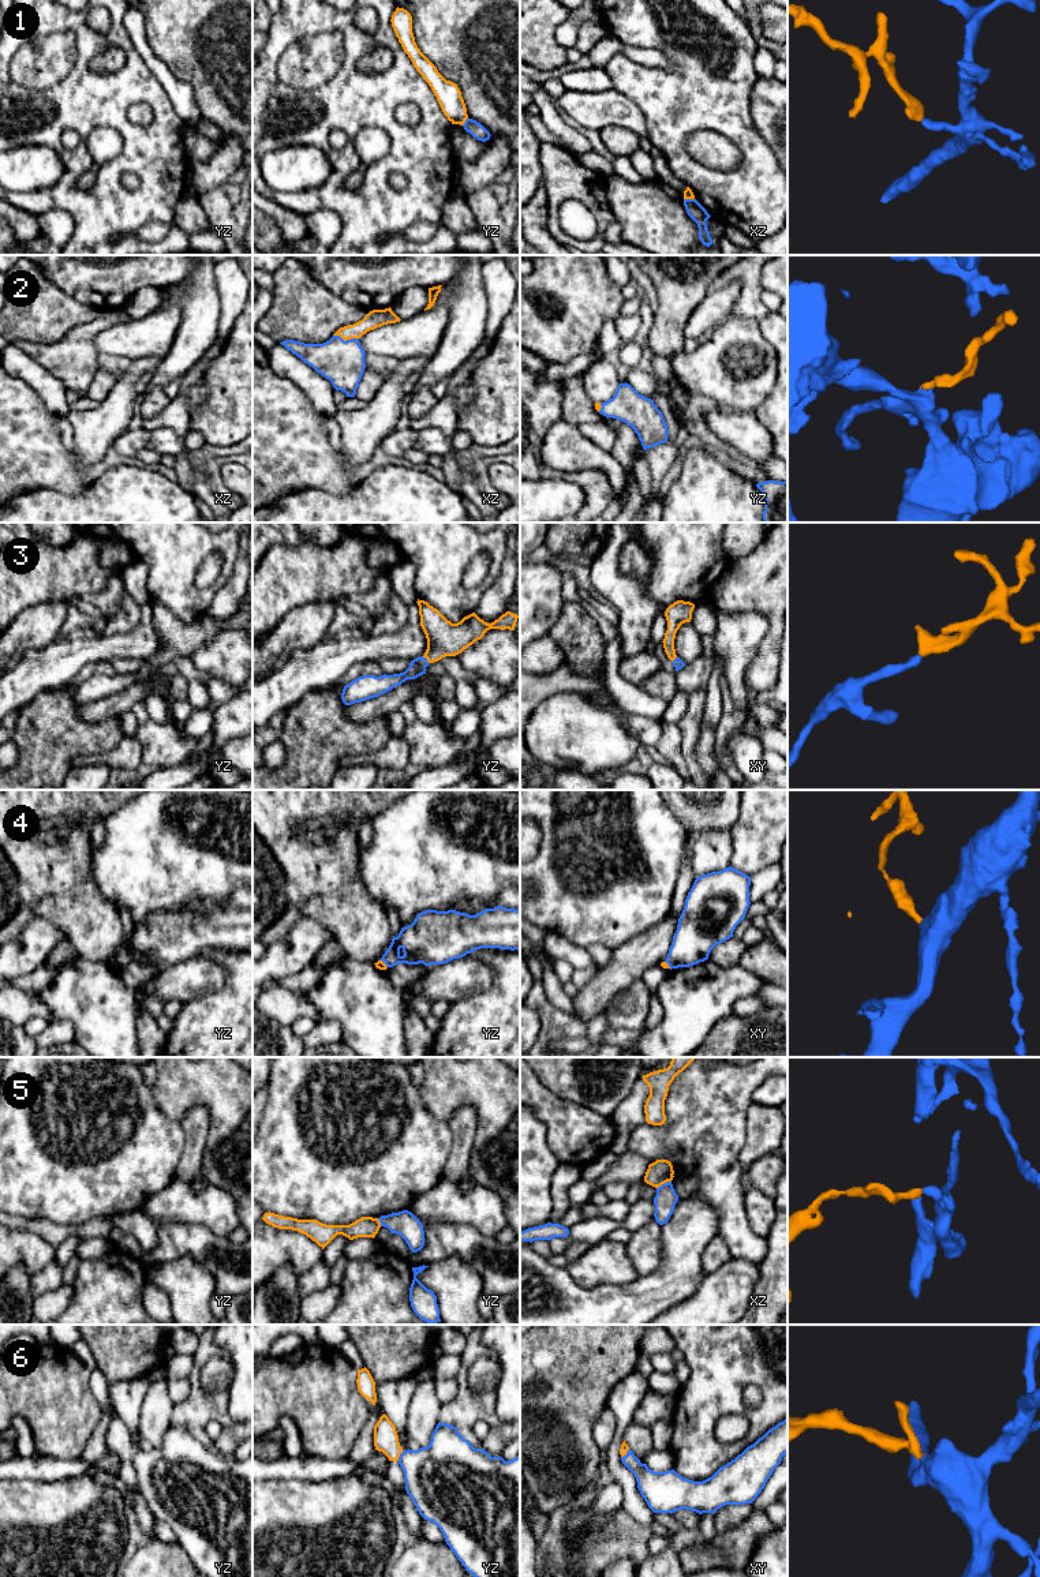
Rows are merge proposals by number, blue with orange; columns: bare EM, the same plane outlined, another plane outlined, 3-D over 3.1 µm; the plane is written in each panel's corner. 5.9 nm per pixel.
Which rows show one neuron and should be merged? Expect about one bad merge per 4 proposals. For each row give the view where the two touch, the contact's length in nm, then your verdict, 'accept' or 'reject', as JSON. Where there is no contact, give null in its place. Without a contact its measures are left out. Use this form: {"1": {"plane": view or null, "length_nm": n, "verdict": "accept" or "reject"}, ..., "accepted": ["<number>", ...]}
{"1": {"plane": "yz", "length_nm": 60, "verdict": "reject"}, "2": {"plane": "xz", "length_nm": 150, "verdict": "accept"}, "3": {"plane": "yz", "length_nm": 60, "verdict": "accept"}, "4": {"plane": "yz", "length_nm": 70, "verdict": "reject"}, "5": {"plane": "xz", "length_nm": 100, "verdict": "reject"}, "6": {"plane": "yz", "length_nm": 70, "verdict": "accept"}, "accepted": ["2", "3", "6"]}

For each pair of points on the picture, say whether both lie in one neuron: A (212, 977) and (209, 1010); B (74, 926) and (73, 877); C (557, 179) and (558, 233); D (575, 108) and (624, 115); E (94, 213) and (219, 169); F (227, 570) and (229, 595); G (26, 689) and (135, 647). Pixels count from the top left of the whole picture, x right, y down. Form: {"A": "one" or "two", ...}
{"A": "two", "B": "one", "C": "one", "D": "one", "E": "two", "F": "two", "G": "one"}

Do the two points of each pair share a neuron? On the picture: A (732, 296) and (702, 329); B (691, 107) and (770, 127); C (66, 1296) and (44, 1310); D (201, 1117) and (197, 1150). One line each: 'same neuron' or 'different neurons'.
A: same neuron
B: different neurons
C: same neuron
D: same neuron

